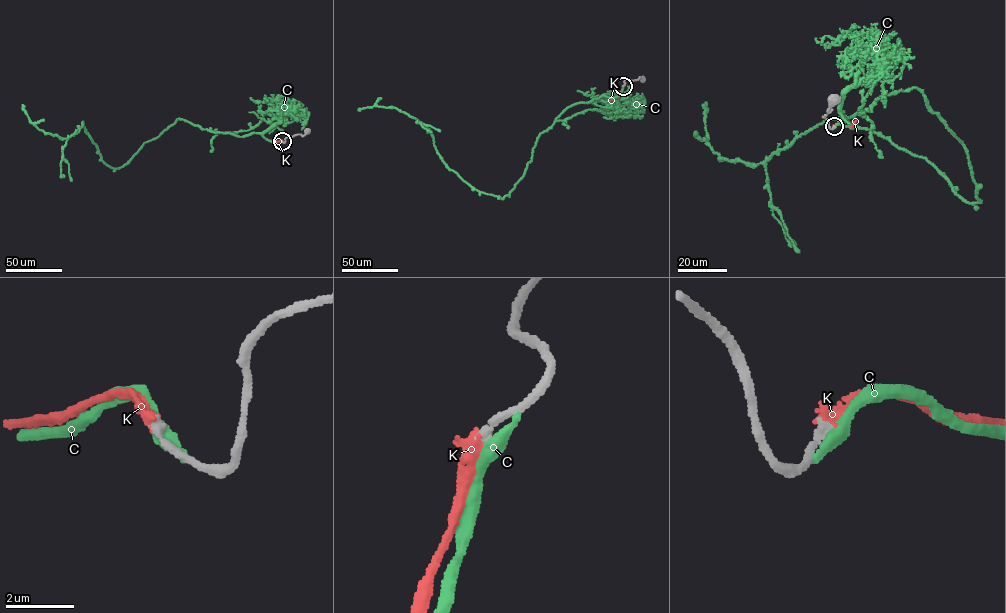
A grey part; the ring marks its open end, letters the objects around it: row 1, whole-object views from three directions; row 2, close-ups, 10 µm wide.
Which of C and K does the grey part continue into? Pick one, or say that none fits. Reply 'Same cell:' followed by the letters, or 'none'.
Same cell: K

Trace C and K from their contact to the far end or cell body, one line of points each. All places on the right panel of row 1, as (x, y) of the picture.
C: (833, 127), (918, 88), (980, 202), (837, 118), (762, 163), (720, 159), (706, 102)
K: (833, 126), (852, 126), (856, 120)

